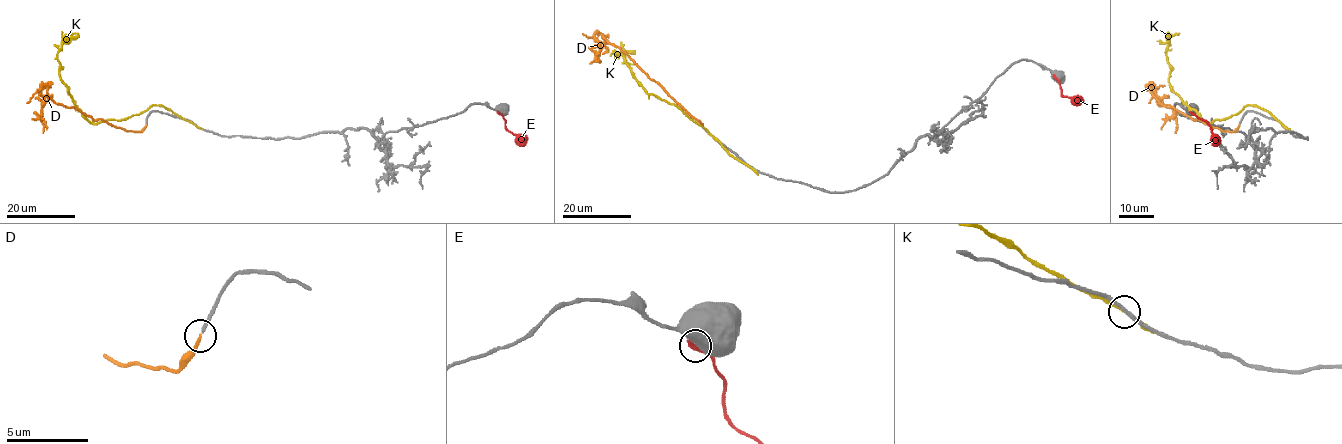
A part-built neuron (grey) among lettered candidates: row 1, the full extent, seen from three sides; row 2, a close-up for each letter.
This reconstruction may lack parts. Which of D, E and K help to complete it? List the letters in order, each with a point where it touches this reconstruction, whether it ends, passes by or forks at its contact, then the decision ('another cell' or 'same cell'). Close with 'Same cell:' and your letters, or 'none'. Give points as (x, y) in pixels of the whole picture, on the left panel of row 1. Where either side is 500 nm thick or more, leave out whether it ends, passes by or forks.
D: meets grey at (146, 124); it ends there; same cell
E: meets grey at (499, 113); another cell
K: meets grey at (194, 124); it passes by; another cell
Same cell: D

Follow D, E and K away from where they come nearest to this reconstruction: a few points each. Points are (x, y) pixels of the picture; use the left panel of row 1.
D: (146, 124), (137, 132), (94, 120), (57, 104), (44, 85), (39, 89), (45, 102), (43, 133)
E: (499, 113), (505, 127), (523, 140), (524, 145)
K: (194, 124), (163, 106), (151, 105), (138, 115), (91, 123), (61, 79), (57, 60), (65, 38), (78, 33)

